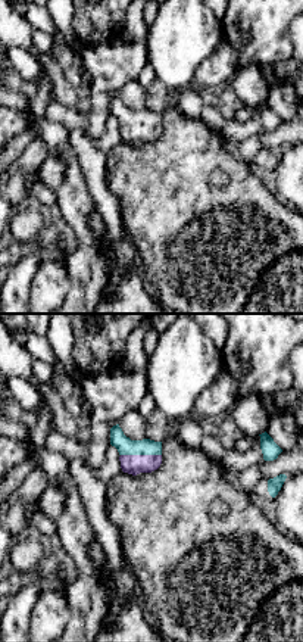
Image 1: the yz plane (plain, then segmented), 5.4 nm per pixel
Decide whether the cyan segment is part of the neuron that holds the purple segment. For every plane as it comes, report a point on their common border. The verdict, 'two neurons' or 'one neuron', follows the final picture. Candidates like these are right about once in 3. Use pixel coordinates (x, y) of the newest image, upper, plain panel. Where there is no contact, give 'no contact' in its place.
meets purple at (141, 125)

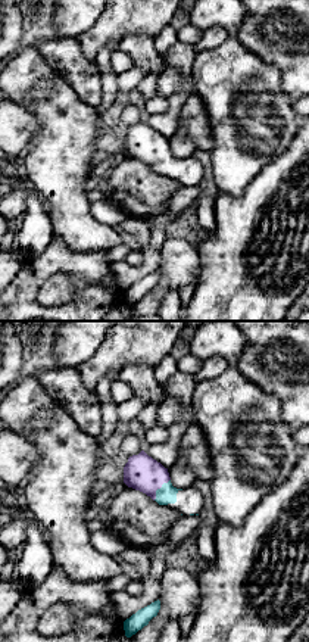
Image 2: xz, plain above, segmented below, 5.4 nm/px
meets purple at (158, 158)

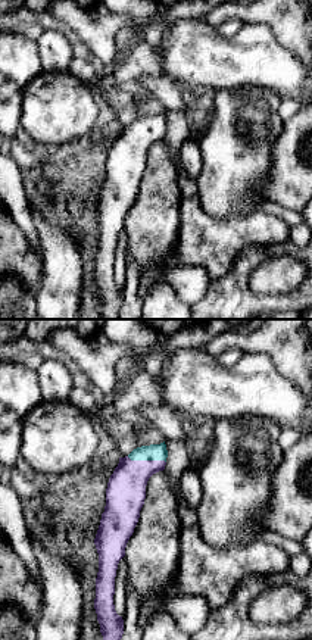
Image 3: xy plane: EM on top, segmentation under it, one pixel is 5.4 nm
meets purple at (146, 131)

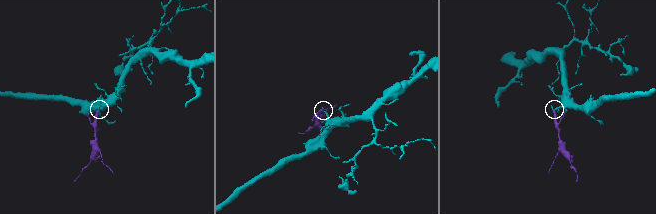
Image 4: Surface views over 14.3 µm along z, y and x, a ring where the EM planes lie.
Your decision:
one neuron

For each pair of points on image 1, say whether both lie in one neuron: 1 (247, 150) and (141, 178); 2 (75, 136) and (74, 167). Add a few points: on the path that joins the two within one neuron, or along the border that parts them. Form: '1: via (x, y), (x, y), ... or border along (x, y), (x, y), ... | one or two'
1: border along (243, 159), (249, 165) | two
2: border along (68, 130), (68, 139), (87, 184) | two

